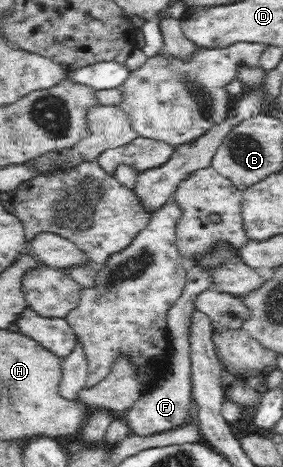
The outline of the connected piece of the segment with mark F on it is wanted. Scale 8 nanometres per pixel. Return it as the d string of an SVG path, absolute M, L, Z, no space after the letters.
M189 267L185 276L186 284L181 298L168 310L165 318L166 337L171 342L170 356L171 365L165 377L153 388L142 396L138 402L126 413L130 419L132 434L156 435L162 432L170 432L182 426L192 424L192 397L191 397L191 342L190 330L194 324L194 305L192 298L195 294L210 288L209 278L203 270Z

